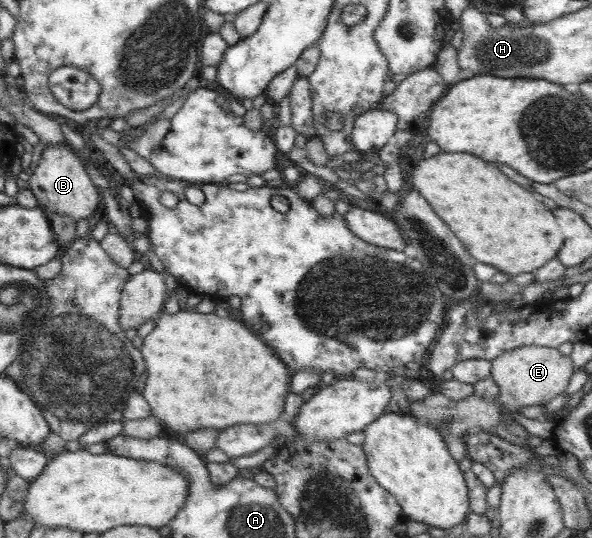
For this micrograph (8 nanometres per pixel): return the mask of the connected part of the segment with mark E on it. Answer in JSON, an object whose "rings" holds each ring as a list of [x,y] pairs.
{"rings":[[[521,346],[504,351],[490,362],[490,377],[500,389],[498,399],[510,411],[531,405],[544,406],[550,399],[561,395],[567,389],[575,370],[570,356],[553,347]]]}

